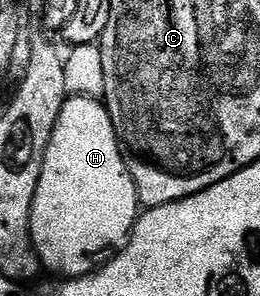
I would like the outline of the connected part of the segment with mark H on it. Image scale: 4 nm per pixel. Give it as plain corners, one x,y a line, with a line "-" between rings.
69,96
58,114
53,135
42,160
42,172
30,216
30,232
33,234
33,244
42,267
53,273
50,275
65,278
81,278
84,274
92,274
98,265
97,257
100,254
120,252
129,243
129,233
138,217
137,189
121,155
113,121
104,101

